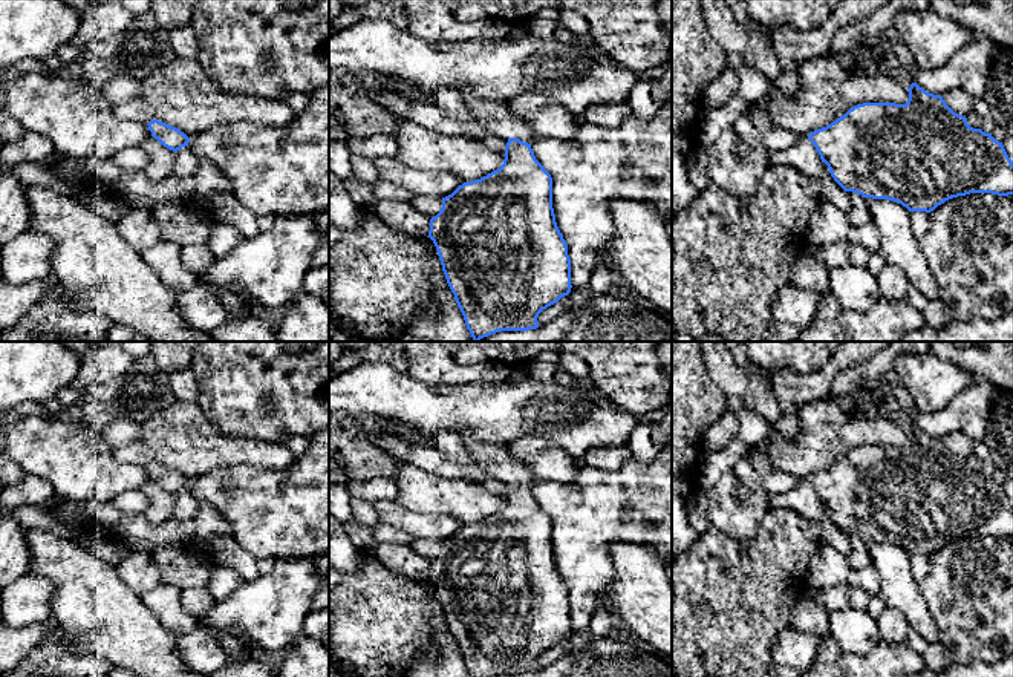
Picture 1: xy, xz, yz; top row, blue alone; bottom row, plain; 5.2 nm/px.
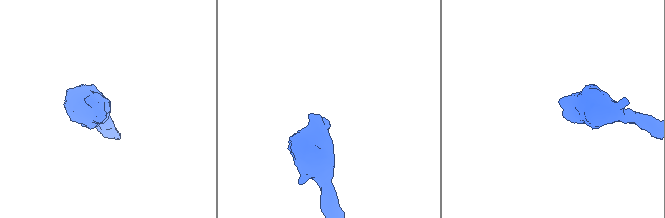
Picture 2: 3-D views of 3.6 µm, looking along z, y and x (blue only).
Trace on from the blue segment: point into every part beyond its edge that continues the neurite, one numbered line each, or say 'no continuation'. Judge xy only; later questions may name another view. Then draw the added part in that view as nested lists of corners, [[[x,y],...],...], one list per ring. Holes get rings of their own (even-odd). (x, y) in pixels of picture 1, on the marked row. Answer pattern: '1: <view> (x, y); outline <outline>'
1: xy (185, 161); outline [[[188,146],[182,147],[174,153],[176,153],[174,156],[176,175],[181,178],[191,175],[197,167],[196,155],[190,150]]]

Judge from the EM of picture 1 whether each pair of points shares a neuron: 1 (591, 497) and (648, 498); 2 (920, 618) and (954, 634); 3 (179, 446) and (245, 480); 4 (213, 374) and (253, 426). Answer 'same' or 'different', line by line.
1: same
2: different
3: different
4: same

